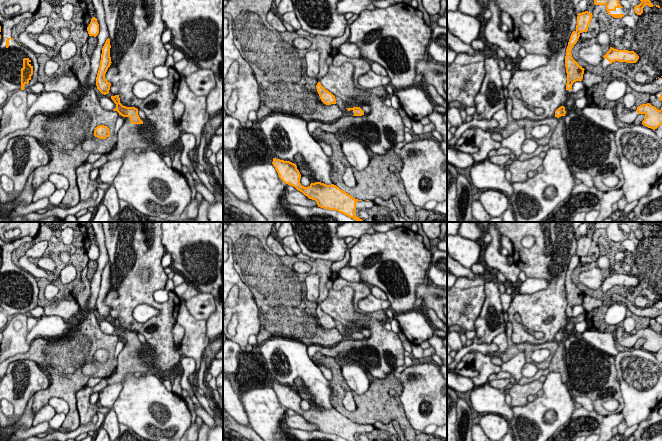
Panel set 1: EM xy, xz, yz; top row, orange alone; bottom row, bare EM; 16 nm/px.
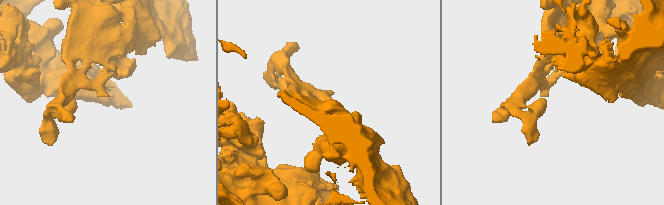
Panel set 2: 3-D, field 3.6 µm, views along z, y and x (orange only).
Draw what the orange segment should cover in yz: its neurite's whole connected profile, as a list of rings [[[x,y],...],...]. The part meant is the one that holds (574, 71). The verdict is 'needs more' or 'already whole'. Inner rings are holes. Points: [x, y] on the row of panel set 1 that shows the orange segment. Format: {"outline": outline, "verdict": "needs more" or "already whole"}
{"outline": [[[588,11],[578,13],[576,30],[572,32],[566,49],[565,56],[565,67],[567,73],[566,90],[571,90],[574,82],[582,81],[583,79],[585,69],[573,59],[571,51],[574,45],[577,43],[580,34],[582,32],[588,31],[588,27],[592,17],[593,17],[592,13],[589,13]]], "verdict": "already whole"}

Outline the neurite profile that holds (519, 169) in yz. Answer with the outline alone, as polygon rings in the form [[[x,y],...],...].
[[[520,128],[501,141],[501,147],[509,149],[515,155],[513,162],[507,167],[511,172],[512,183],[525,182],[528,179],[528,173],[530,171],[537,171],[538,167],[543,163],[543,159],[540,156],[526,160],[518,159],[523,153],[522,144],[525,139],[525,130],[524,128]]]

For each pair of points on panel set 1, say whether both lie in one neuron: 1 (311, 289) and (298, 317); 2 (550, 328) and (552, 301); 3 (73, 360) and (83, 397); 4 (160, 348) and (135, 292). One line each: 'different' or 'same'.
1: different
2: same
3: different
4: same

